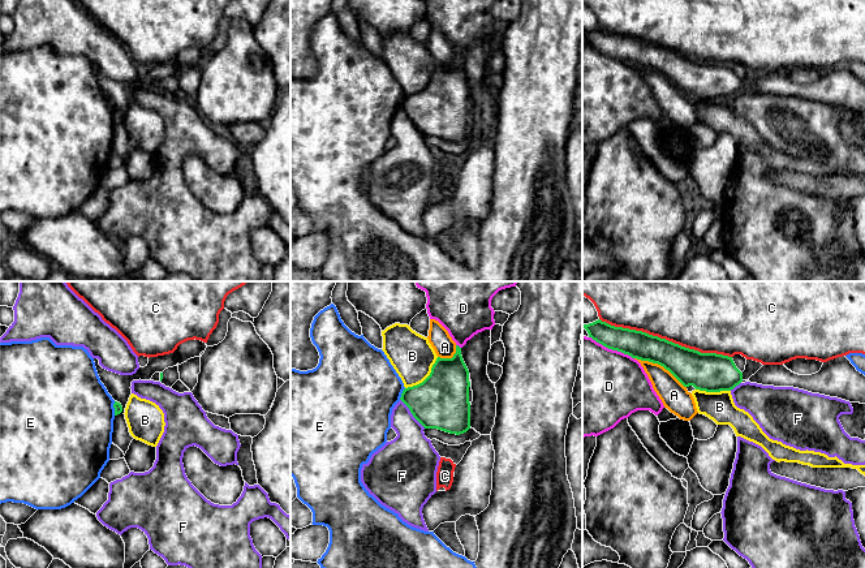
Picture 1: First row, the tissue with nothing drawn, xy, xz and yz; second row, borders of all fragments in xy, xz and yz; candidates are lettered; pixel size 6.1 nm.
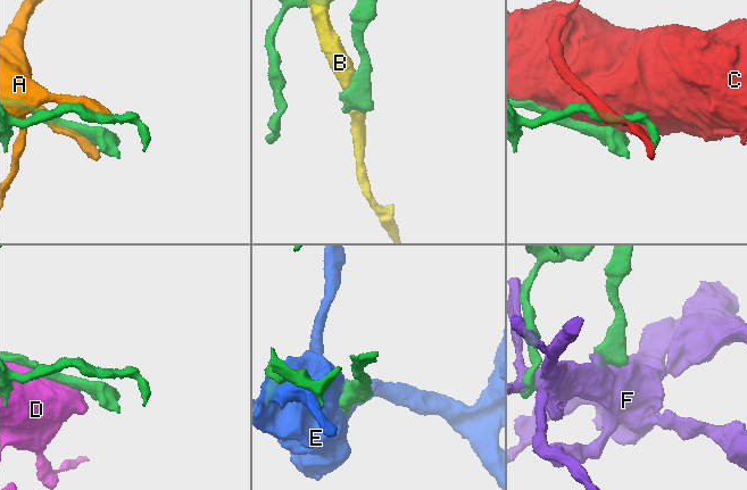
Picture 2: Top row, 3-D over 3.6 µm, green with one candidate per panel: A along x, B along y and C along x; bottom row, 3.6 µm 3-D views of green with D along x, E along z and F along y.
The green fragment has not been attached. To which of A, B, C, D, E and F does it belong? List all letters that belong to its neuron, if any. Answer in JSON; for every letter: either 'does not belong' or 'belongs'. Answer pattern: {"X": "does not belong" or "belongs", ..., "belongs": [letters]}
{"A": "does not belong", "B": "does not belong", "C": "does not belong", "D": "does not belong", "E": "does not belong", "F": "does not belong", "belongs": []}

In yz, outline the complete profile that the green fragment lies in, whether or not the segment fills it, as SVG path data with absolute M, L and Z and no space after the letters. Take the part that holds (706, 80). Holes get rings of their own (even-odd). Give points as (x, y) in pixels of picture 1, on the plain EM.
M601 27L582 31L582 35L589 46L608 57L663 74L684 95L720 100L731 99L743 90L743 81L732 65L701 61L642 39L611 34Z

